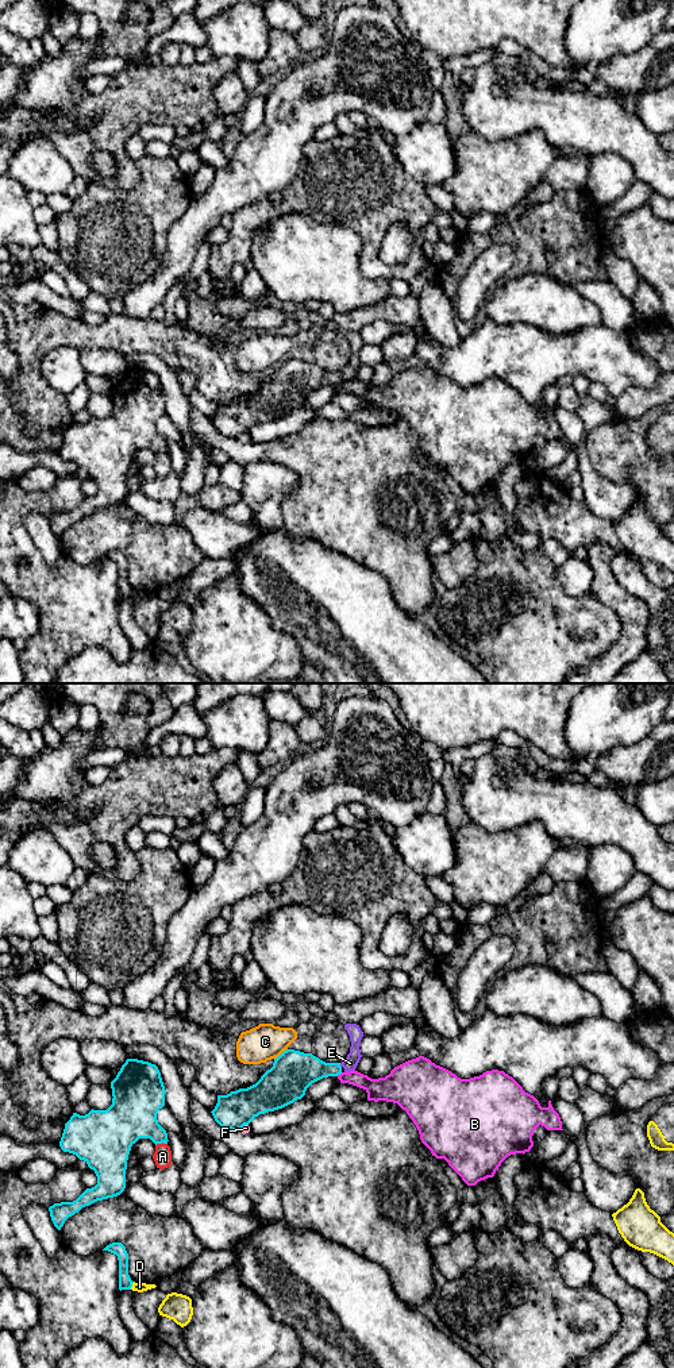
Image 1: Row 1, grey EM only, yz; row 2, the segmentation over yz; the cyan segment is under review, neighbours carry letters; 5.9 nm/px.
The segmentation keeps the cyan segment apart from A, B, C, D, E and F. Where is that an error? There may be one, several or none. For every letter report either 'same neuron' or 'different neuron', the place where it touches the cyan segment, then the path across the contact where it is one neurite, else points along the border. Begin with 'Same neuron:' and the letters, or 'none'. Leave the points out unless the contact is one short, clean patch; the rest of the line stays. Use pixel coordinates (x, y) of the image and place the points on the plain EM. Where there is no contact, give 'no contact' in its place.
Same neuron: E
A: different neuron; contact yz (161, 451)
B: different neuron; contact yz (339, 382); border yz (342, 381), (336, 384)
C: different neuron; contact yz (281, 362); border yz (287, 357), (274, 367)
D: different neuron; contact yz (131, 594); border yz (134, 590), (130, 597)
E: same neuron; contact yz (339, 374); way yz (297, 378), (339, 374), (350, 372)
F: different neuron; contact yz (243, 434); border yz (247, 432), (239, 438)

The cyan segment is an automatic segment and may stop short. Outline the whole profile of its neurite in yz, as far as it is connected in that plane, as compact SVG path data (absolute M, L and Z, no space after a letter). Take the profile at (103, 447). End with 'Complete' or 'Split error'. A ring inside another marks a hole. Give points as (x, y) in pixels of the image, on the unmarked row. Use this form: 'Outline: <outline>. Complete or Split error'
Outline: M127 367L111 390L112 413L107 419L90 419L85 424L73 421L65 432L59 450L63 461L84 469L97 485L97 493L86 497L76 509L54 512L49 516L54 535L61 539L65 529L82 516L97 509L120 504L126 497L126 478L131 455L139 447L150 447L155 454L167 452L167 442L158 432L158 419L165 415L165 394L155 373L138 367Z. Complete

